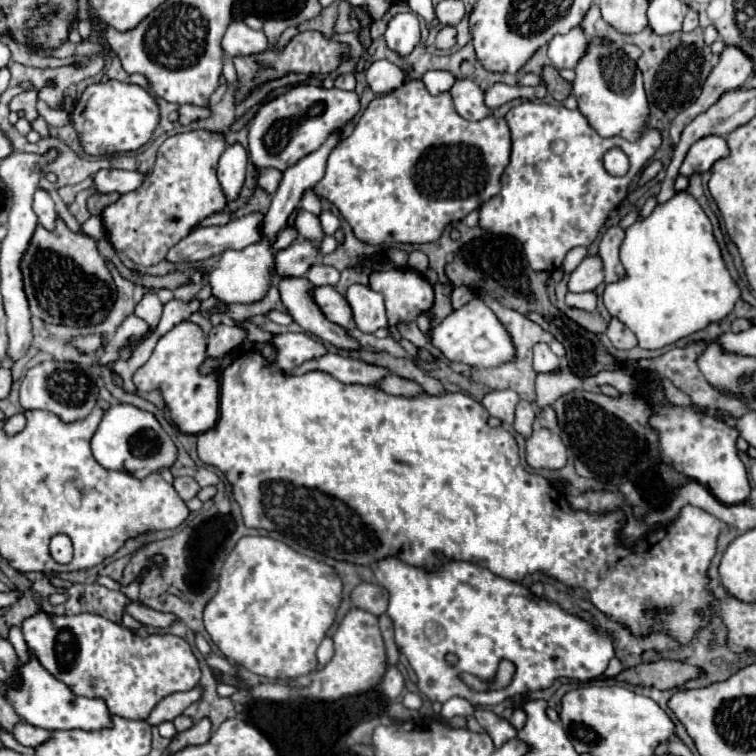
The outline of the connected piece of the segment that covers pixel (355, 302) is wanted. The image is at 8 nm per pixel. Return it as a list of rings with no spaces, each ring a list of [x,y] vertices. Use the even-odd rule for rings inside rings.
[[[353,284],[345,294],[351,310],[353,322],[361,332],[375,332],[379,328],[387,328],[387,314],[383,296],[369,286]]]

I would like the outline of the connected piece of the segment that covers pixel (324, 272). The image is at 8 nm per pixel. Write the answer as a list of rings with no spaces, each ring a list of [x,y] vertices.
[[[317,262],[307,274],[305,278],[309,278],[309,282],[313,286],[337,286],[339,282],[339,272],[333,266],[325,266],[321,262]]]

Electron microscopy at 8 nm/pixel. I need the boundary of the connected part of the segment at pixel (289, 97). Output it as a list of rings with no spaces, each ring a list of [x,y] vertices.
[[[297,84],[285,94],[265,102],[249,124],[249,156],[257,172],[277,168],[285,172],[303,156],[315,152],[331,134],[341,132],[359,112],[357,92]]]

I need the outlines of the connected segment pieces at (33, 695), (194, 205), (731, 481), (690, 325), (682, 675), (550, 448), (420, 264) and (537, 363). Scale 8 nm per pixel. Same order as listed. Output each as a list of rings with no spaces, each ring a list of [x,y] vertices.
[[[31,656],[29,664],[23,664],[21,680],[23,680],[21,688],[7,690],[7,696],[13,700],[17,714],[27,724],[47,728],[47,730],[73,730],[73,728],[103,730],[103,728],[113,726],[113,720],[111,720],[105,700],[75,696],[69,688],[65,688],[65,684],[61,684],[59,680],[49,676],[49,672],[45,672],[45,668],[41,668],[41,664],[33,656]]]
[[[193,130],[167,138],[159,148],[155,168],[149,170],[145,184],[141,184],[141,188],[133,192],[123,194],[115,204],[103,208],[101,218],[103,218],[105,238],[111,242],[111,246],[117,252],[123,252],[139,266],[155,266],[165,258],[167,250],[179,240],[183,240],[195,226],[199,226],[201,220],[221,212],[225,208],[225,194],[221,190],[215,170],[223,150],[225,150],[225,138],[221,134],[211,134],[205,130]]]
[[[653,406],[655,416],[651,416],[649,424],[659,432],[661,450],[665,460],[681,474],[697,480],[717,500],[723,504],[741,504],[751,496],[751,486],[747,480],[747,472],[743,462],[737,456],[737,430],[729,428],[719,418],[705,416],[697,412],[697,408],[675,408],[675,406]]]
[[[677,192],[669,202],[657,206],[647,218],[637,218],[637,222],[625,230],[621,264],[625,266],[625,278],[607,284],[603,302],[607,312],[619,318],[637,336],[639,346],[647,350],[661,350],[697,330],[703,330],[711,322],[723,320],[741,298],[741,290],[721,258],[709,218],[687,192]]]
[[[657,660],[657,662],[647,662],[647,664],[627,668],[615,678],[629,684],[643,684],[643,686],[647,684],[659,690],[669,690],[685,684],[695,676],[699,676],[699,668],[693,668],[683,662],[673,662],[673,660]]]
[[[535,428],[527,440],[527,464],[535,470],[559,470],[567,464],[567,450],[559,434]]]
[[[415,250],[415,252],[409,254],[409,268],[411,268],[411,270],[415,270],[415,272],[419,272],[419,274],[425,274],[427,266],[429,266],[429,264],[427,264],[427,256],[425,256],[423,252]]]
[[[537,344],[533,352],[535,352],[533,368],[537,374],[555,374],[561,370],[561,358],[555,356],[547,344]]]

